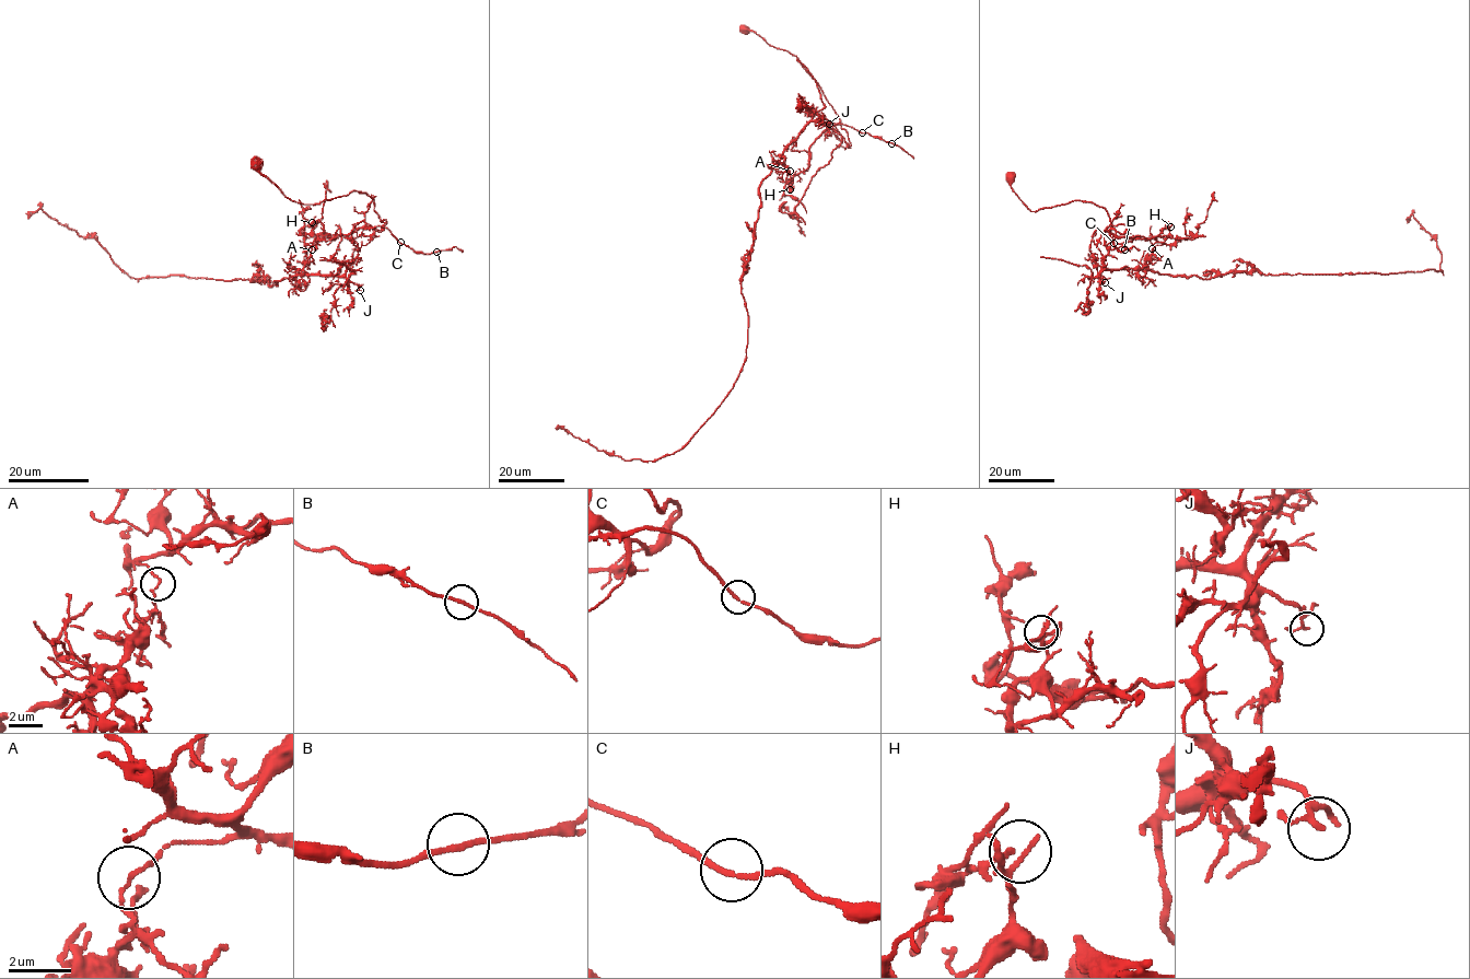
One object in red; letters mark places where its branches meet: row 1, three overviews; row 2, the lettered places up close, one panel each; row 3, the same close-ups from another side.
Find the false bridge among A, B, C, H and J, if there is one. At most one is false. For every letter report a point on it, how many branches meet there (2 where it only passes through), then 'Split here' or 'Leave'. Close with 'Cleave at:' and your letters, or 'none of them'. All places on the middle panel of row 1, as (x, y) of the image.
A: Place: (790, 171). Branches: 2. Split here
B: Place: (891, 143). Branches: 2. Leave
C: Place: (862, 132). Branches: 2. Leave
H: Place: (790, 189). Branches: 2. Leave
J: Place: (829, 124). Branches: 2. Leave
Cleave at: A

